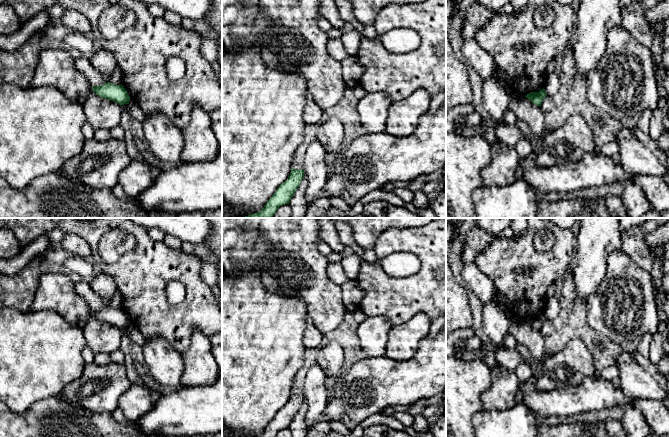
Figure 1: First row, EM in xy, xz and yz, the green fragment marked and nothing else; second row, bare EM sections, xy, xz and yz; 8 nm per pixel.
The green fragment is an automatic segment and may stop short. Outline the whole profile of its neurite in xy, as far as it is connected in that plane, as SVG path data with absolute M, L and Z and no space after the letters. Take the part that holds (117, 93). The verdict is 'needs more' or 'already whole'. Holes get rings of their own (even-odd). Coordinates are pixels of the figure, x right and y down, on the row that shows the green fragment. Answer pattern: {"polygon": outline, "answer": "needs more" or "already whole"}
{"polygon": "M110 82L103 84L102 86L93 86L93 91L100 97L114 101L120 106L129 104L130 96L128 95L124 86L115 85Z", "answer": "already whole"}

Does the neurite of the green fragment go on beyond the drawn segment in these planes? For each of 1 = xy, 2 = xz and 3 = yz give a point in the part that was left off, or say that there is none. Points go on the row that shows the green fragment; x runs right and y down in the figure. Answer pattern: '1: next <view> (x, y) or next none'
1: next none
2: next none
3: next none

